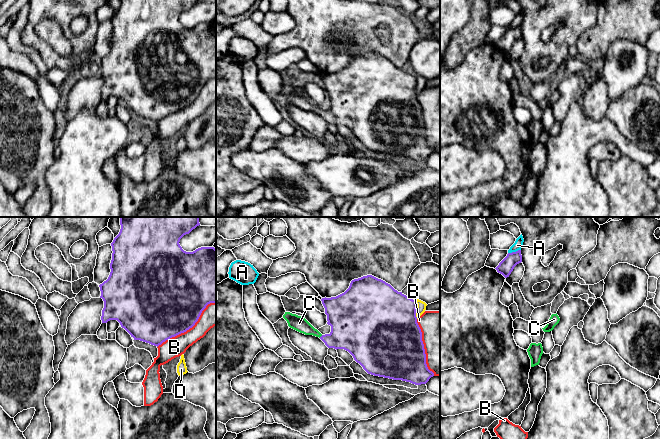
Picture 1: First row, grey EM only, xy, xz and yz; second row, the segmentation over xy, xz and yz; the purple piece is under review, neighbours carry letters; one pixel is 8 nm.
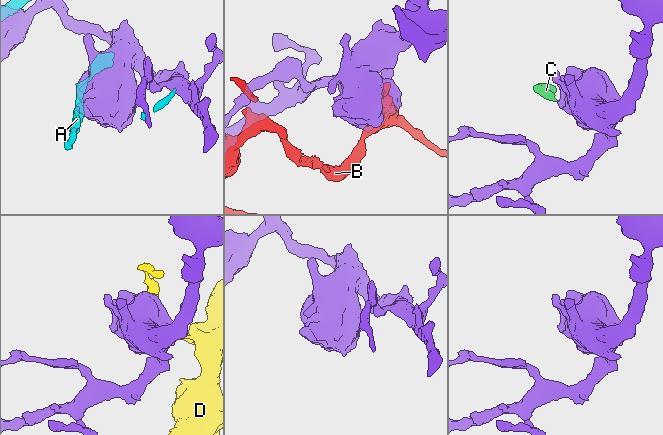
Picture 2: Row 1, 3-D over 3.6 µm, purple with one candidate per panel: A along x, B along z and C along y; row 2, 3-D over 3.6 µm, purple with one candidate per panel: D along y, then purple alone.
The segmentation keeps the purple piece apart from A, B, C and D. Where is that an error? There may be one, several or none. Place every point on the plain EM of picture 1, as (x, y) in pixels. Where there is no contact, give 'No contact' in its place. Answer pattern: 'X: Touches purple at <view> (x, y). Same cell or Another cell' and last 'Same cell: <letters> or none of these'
A: Touches purple at yz (514, 28). Another cell
B: Touches purple at xy (189, 104). Another cell
C: Touches purple at xz (321, 112). Same cell
D: Touches purple at xz (415, 85). Another cell
Same cell: C

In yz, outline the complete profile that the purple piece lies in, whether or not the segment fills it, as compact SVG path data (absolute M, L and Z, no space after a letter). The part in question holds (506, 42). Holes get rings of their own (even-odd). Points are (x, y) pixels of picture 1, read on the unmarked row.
M521 26L508 29L507 32L495 44L498 49L502 50L505 54L509 53L514 43L522 38Z

